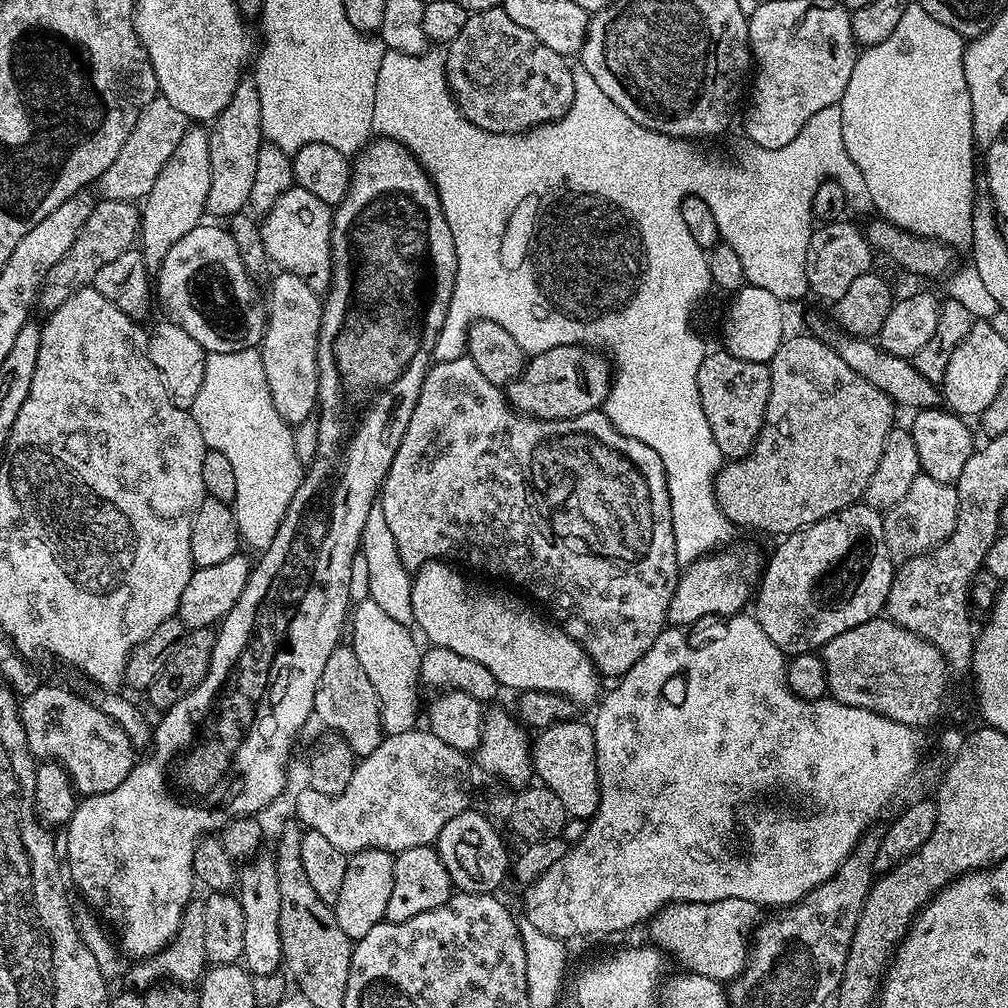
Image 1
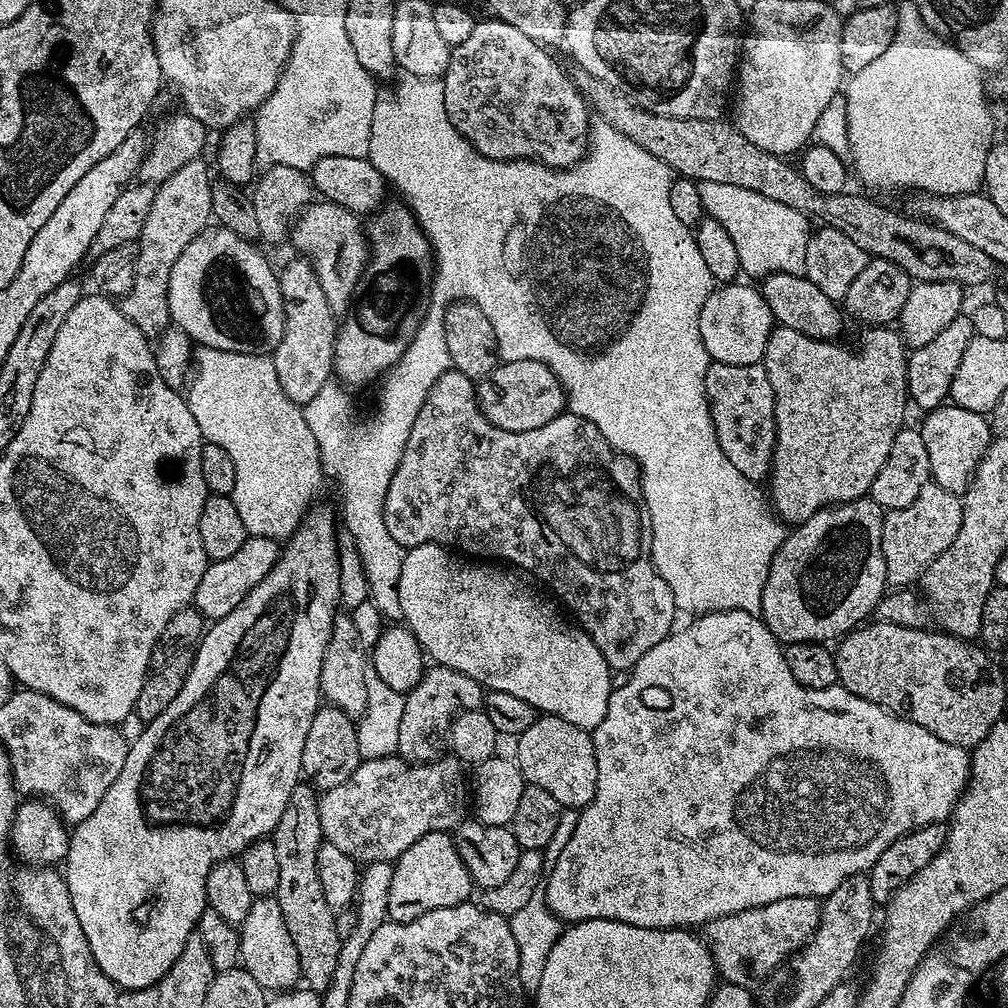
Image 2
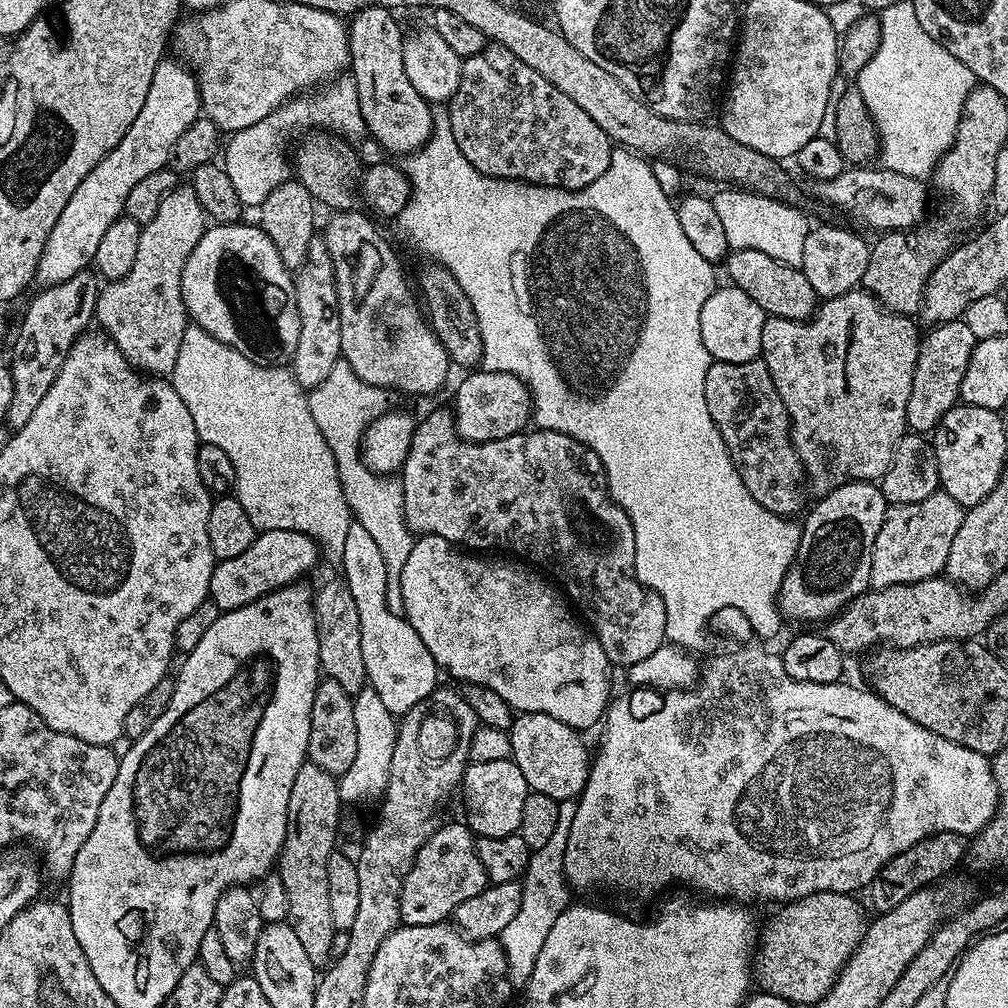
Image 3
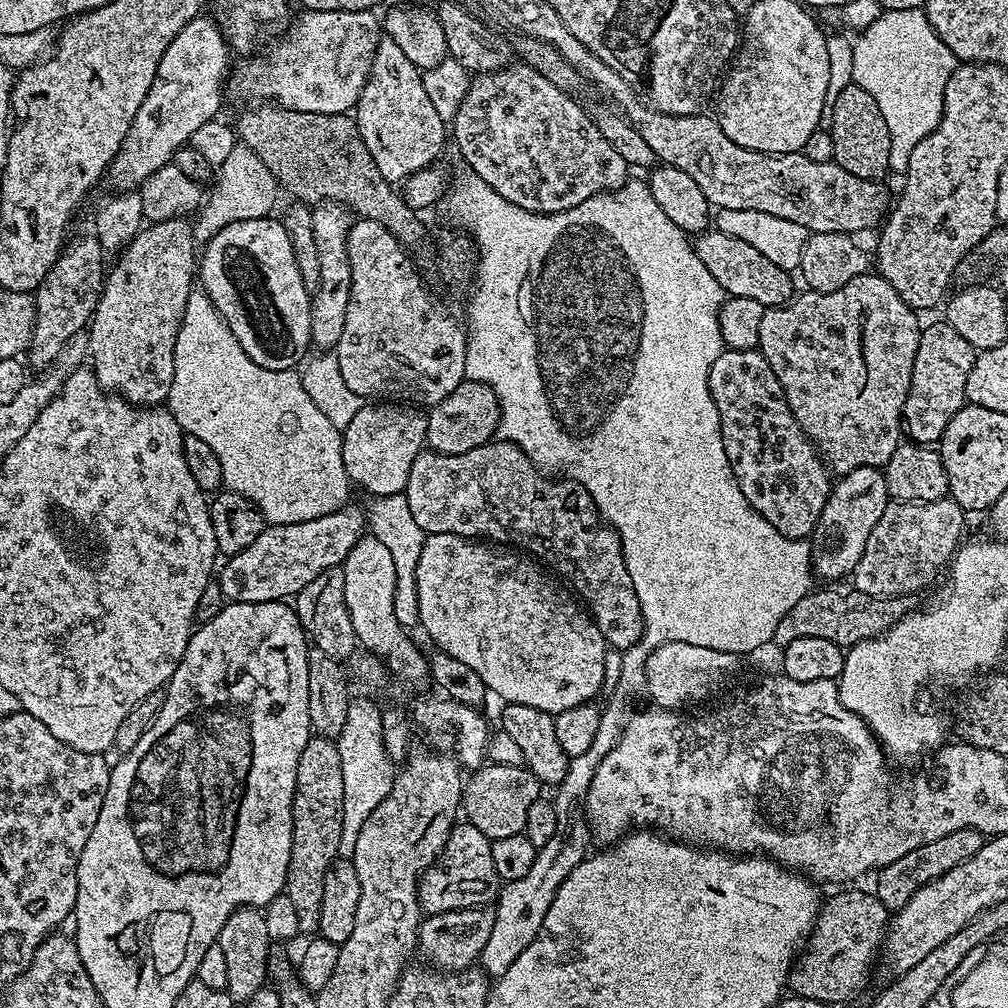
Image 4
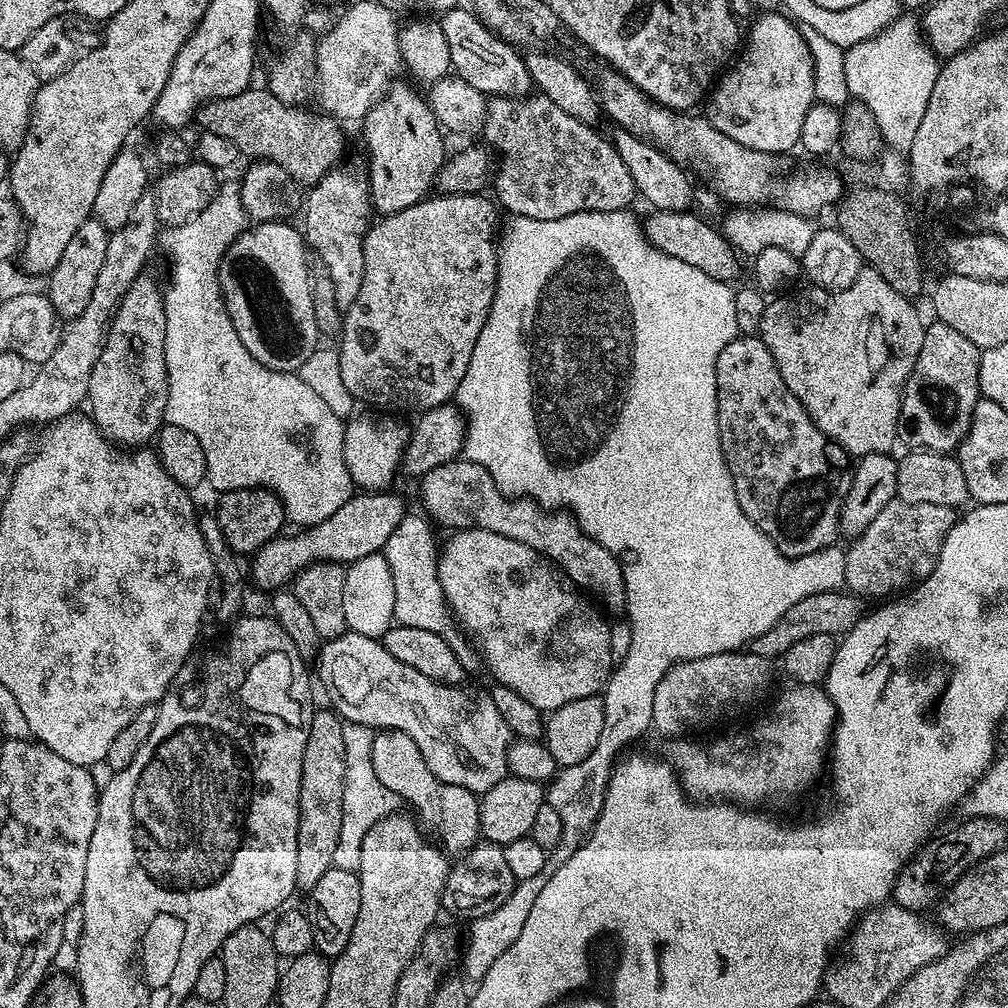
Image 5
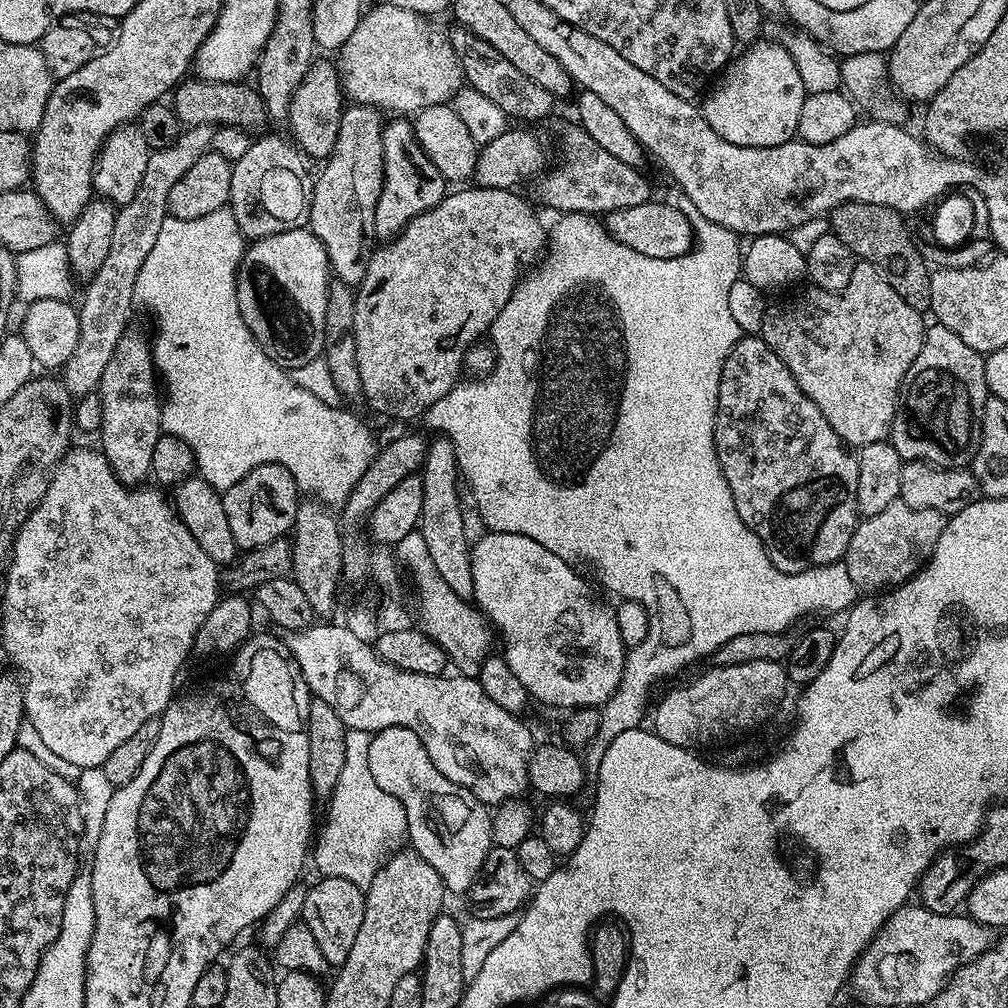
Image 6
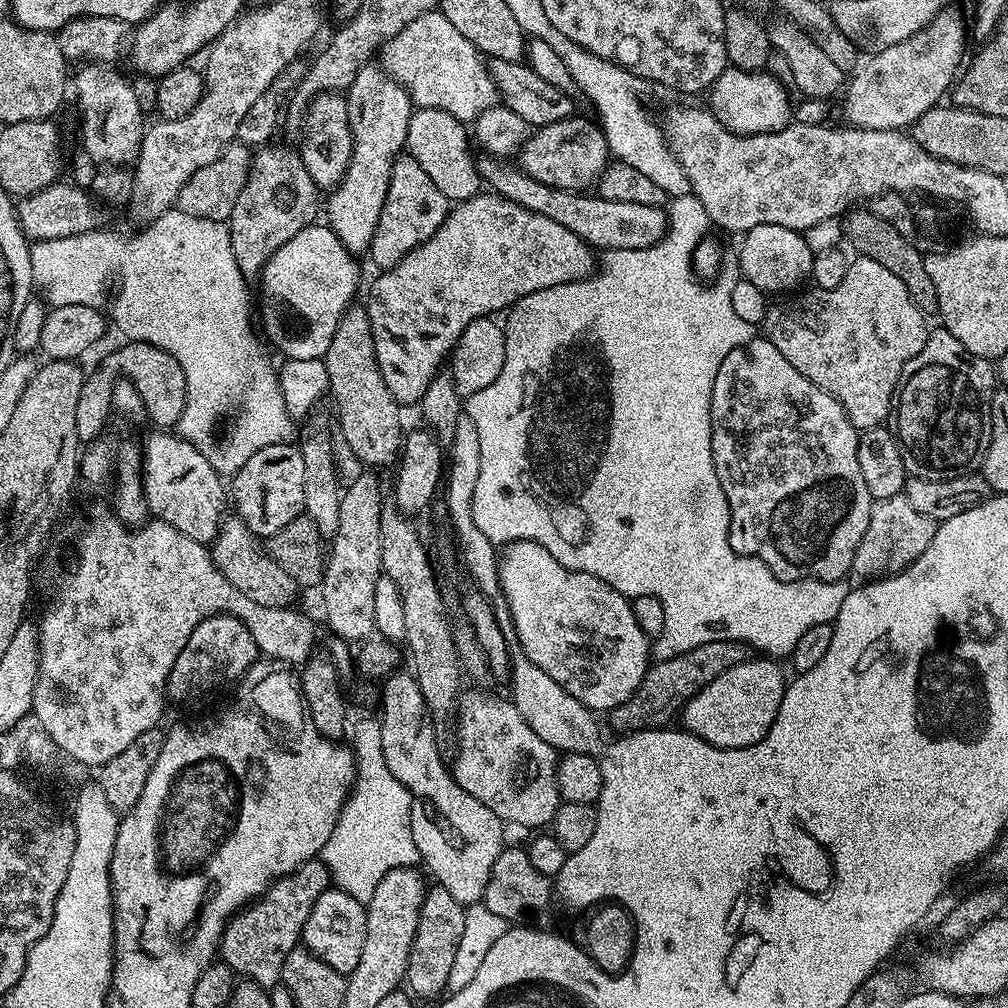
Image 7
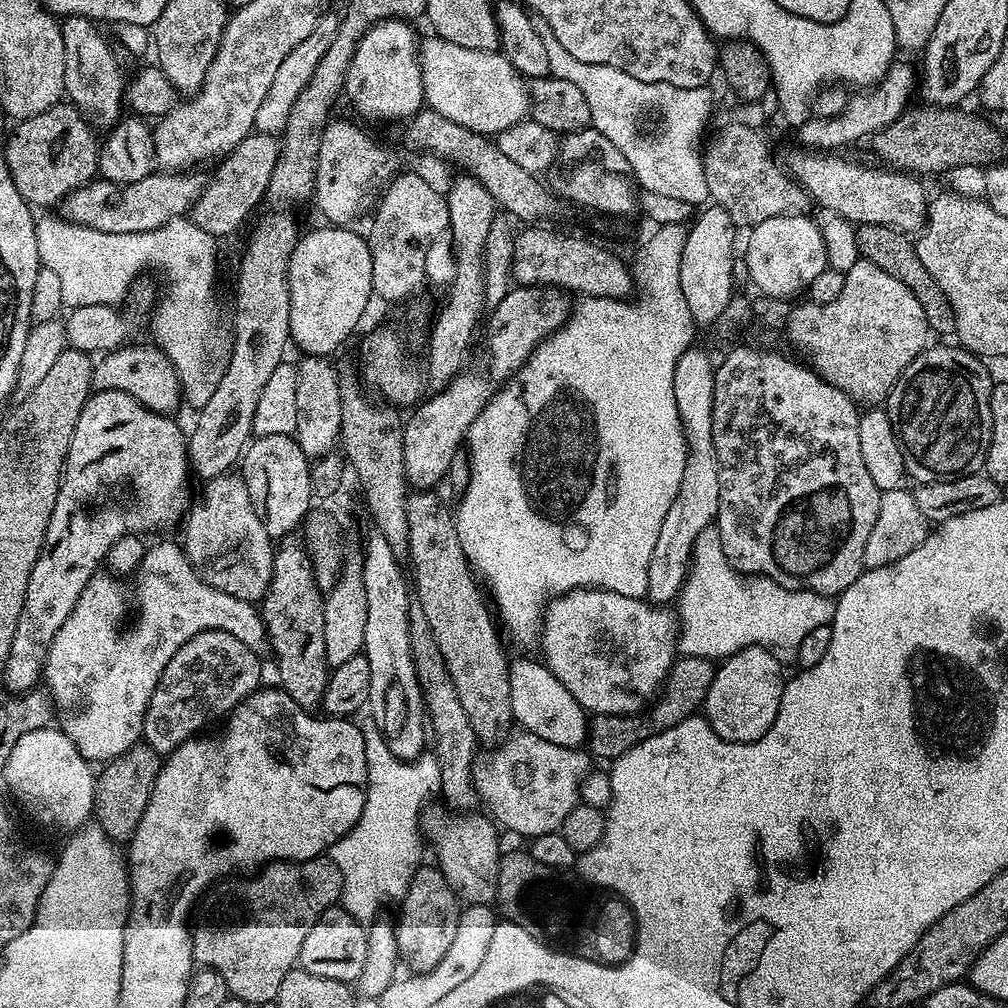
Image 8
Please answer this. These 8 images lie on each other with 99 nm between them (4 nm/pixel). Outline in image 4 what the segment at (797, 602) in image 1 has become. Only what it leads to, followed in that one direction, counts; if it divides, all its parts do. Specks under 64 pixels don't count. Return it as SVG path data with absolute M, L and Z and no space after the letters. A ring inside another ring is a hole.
M855 468L833 483L810 540L811 563L815 575L824 579L821 581L836 582L841 579L839 576L851 577L862 558L862 550L866 550L866 538L870 538L870 530L874 530L878 518L882 518L889 499L886 478L878 468Z

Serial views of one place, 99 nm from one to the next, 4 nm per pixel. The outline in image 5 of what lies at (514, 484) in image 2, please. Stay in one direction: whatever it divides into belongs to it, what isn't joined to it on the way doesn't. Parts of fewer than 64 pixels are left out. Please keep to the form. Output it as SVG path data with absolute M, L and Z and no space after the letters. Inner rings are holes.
M463 458L440 464L419 477L418 484L425 510L448 530L485 528L494 534L514 538L514 542L522 542L551 560L577 589L593 592L612 608L625 607L620 563L610 550L600 545L599 539L591 540L581 531L571 515L560 510L545 510L524 498L506 498L485 468Z

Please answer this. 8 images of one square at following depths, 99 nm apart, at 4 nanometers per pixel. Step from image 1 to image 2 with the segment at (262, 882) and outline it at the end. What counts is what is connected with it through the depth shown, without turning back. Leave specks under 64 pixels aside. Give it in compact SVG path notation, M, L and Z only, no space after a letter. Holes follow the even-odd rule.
M275 895L253 899L250 914L238 926L240 933L240 964L269 993L279 994L295 989L301 983L298 952L290 930L286 930L286 918L282 918L282 906Z

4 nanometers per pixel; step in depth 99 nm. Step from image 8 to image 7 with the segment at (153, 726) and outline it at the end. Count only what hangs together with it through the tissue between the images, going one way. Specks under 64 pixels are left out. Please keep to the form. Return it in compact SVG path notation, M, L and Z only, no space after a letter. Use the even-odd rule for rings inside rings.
M222 614L206 618L194 626L194 634L186 638L182 654L174 662L168 675L166 696L169 701L177 700L184 704L187 700L196 700L199 696L208 696L219 688L235 685L246 670L261 655L254 642L254 634L238 618Z

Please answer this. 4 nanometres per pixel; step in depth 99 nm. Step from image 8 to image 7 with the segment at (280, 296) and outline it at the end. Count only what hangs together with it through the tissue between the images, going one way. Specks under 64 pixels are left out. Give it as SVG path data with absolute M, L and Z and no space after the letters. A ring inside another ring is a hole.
M260 146L252 157L252 168L248 172L246 186L234 202L234 210L227 218L228 233L234 250L234 262L242 270L245 280L252 282L259 277L268 259L298 230L308 227L317 219L316 195L318 189L314 178L306 171L299 151L292 148Z

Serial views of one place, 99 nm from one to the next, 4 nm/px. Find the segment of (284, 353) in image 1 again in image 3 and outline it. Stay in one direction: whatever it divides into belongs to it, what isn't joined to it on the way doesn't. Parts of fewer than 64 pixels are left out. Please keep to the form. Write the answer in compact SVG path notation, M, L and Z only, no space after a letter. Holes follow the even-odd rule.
M313 238L310 242L306 262L294 276L294 298L298 306L298 348L294 350L290 367L301 388L311 390L326 382L326 374L330 374L330 370L334 370L336 363L342 359L342 330L334 262L330 262L330 254L323 239Z

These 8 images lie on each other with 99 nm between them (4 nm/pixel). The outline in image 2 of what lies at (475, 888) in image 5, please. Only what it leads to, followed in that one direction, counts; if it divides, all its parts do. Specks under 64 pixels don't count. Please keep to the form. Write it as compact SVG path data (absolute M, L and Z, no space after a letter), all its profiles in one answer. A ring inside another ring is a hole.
M446 832L422 834L422 838L392 864L388 920L399 924L414 922L414 918L422 918L422 914L430 914L430 910L465 903L471 892L474 885L462 858L458 858L455 839Z

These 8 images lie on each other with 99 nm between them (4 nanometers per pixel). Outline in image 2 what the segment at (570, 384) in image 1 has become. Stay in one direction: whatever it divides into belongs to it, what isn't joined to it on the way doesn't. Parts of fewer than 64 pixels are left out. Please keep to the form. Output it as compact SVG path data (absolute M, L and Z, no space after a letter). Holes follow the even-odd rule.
M506 360L497 363L494 371L479 381L478 395L484 417L494 426L511 432L529 432L549 427L561 419L566 408L564 388L554 370L533 360Z

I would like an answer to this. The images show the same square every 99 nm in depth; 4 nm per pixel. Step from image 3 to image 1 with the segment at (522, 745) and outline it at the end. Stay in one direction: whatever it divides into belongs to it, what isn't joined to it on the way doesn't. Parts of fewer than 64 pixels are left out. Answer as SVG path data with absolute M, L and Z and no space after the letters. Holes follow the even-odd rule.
M573 718L543 729L531 745L532 767L539 783L554 790L566 806L569 817L587 821L596 813L600 801L600 783L596 769L596 739L591 723L583 724L580 718Z

